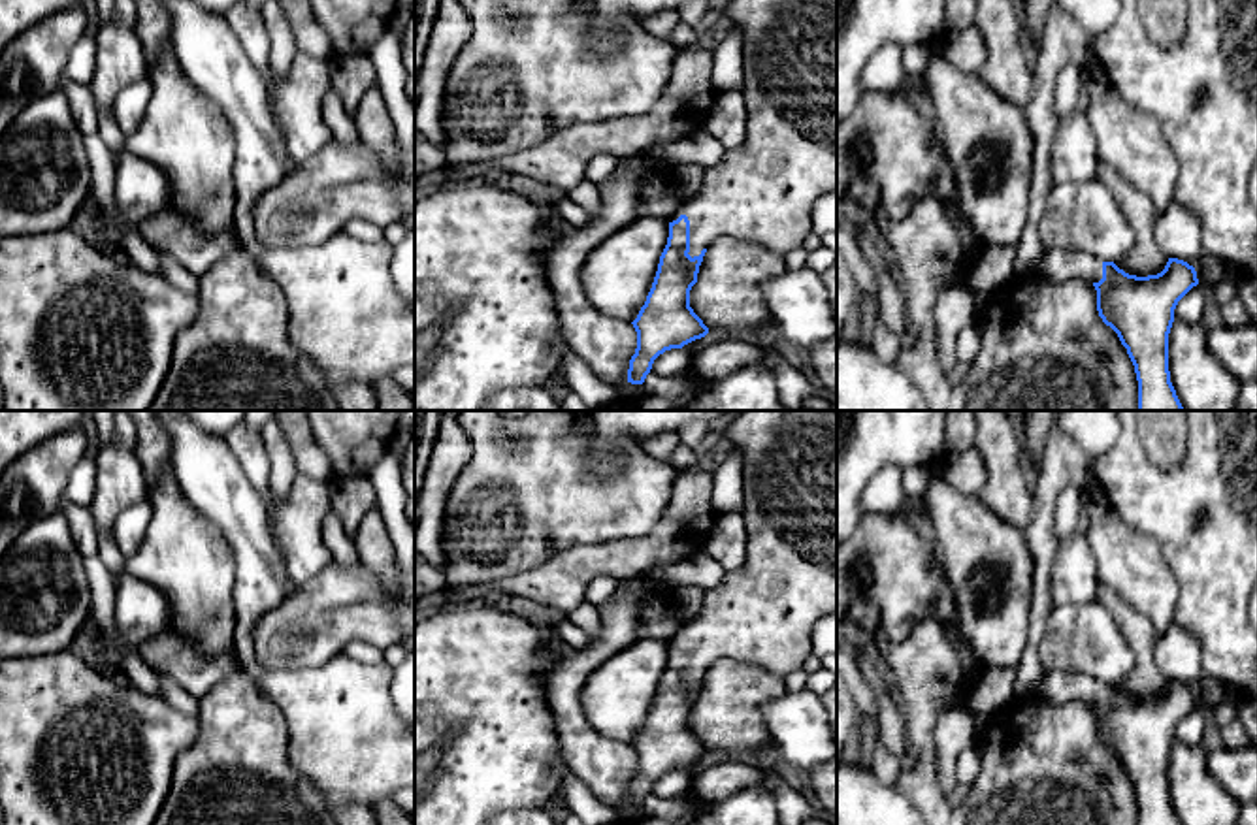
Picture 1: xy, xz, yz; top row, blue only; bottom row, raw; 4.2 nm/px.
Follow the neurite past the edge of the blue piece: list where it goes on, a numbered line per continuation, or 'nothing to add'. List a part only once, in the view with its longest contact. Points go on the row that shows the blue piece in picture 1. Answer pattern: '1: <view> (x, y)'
1: xz (764, 191)

